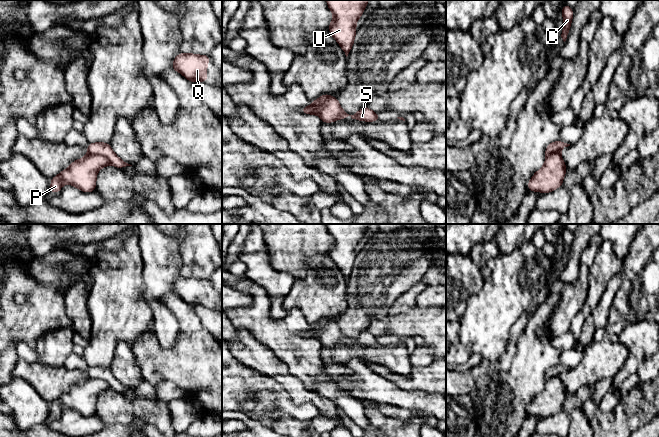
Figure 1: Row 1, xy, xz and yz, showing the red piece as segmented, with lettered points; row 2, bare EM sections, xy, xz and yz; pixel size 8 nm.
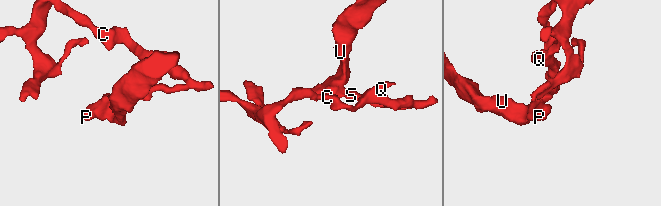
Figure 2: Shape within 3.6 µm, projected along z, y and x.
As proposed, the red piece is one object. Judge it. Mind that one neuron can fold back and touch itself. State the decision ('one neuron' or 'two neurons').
two neurons

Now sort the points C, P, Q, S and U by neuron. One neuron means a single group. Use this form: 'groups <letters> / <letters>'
groups C Q S / P U

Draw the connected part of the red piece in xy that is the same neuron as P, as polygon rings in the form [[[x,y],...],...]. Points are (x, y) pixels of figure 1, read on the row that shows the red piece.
[[[87,154],[73,161],[67,169],[50,179],[50,190],[56,194],[64,184],[69,184],[85,193],[93,192],[96,189],[98,171],[109,164],[109,161],[102,155]]]

